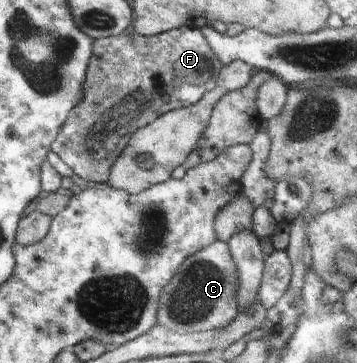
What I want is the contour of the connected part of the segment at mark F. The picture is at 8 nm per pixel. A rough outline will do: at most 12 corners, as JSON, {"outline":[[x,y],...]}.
{"outline":[[198,28],[94,39],[54,152],[108,183],[130,136],[216,86]]}

